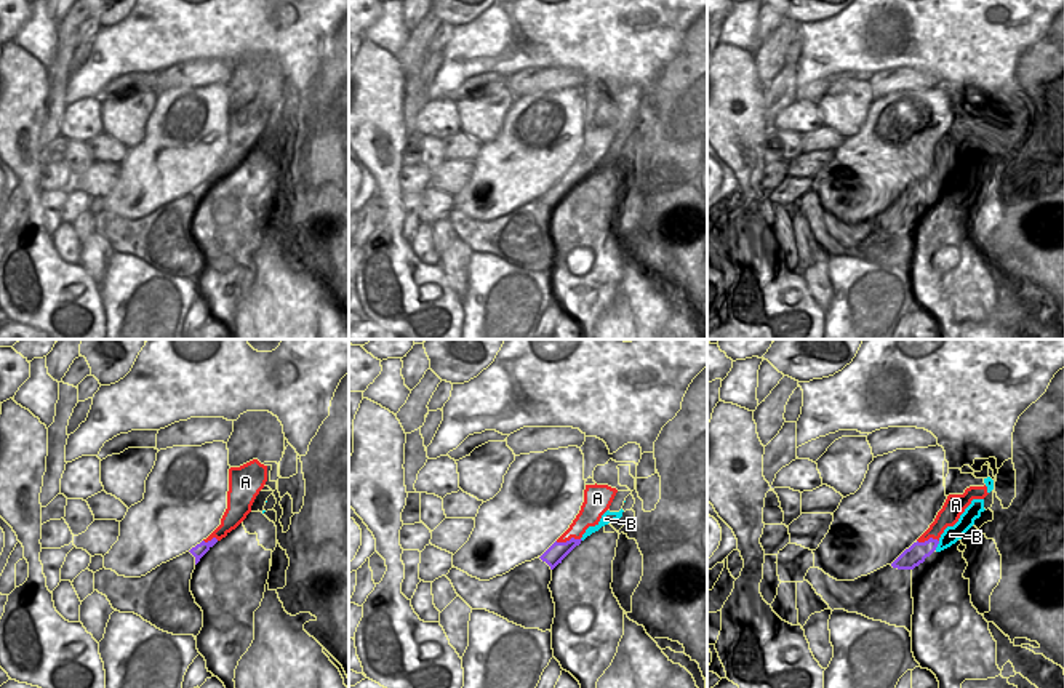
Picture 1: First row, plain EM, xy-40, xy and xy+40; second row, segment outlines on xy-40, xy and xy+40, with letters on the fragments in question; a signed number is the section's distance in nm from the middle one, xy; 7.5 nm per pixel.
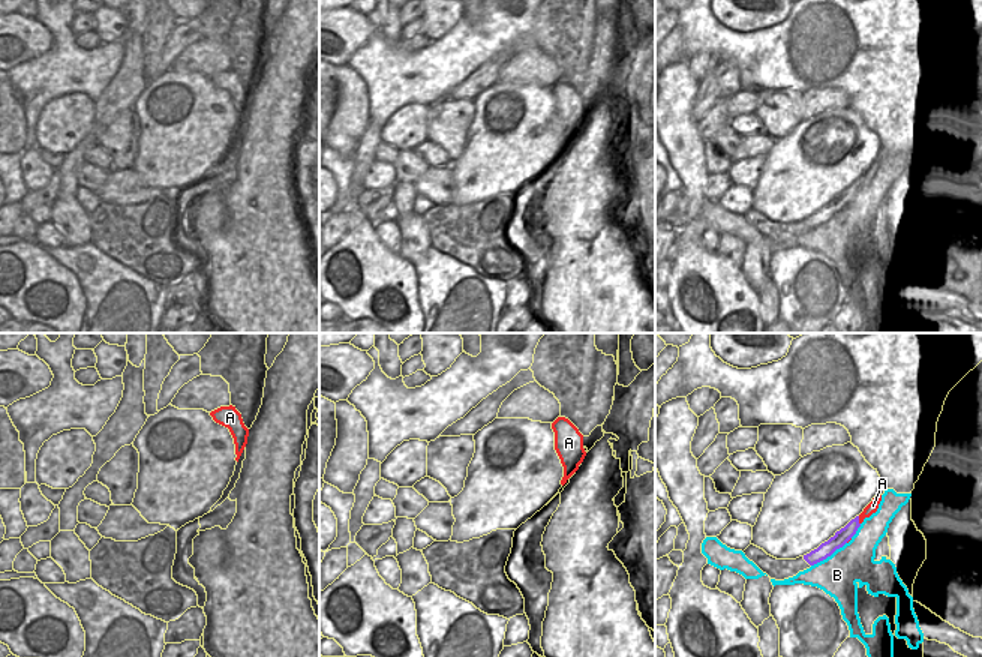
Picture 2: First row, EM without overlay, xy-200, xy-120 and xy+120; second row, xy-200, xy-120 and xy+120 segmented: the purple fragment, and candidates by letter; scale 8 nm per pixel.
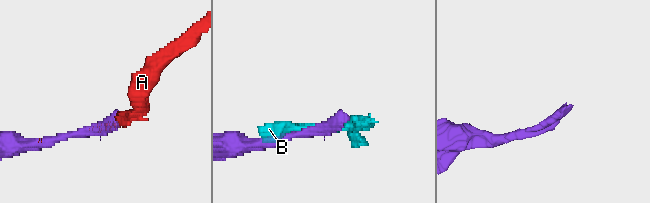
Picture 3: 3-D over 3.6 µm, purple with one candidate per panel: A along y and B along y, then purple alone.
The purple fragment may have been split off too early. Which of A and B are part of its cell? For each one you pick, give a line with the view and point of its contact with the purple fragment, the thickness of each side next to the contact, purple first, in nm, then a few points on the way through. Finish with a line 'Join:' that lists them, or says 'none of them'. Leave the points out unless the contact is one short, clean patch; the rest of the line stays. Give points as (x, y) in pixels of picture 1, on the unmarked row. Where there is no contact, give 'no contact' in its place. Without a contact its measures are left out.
A: meets purple in xy at (567, 183); 140 nm thick on the purple side, 150 nm on the other
Join: A

